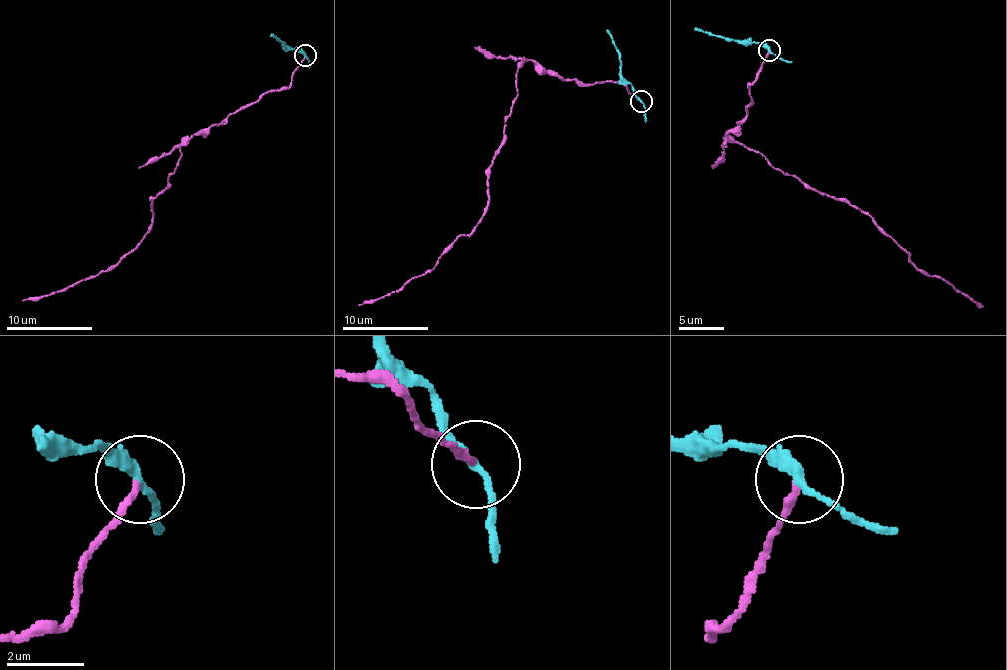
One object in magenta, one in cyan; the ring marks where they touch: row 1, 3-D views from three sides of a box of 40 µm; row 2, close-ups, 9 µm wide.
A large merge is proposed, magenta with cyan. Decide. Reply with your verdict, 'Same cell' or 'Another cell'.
Another cell

